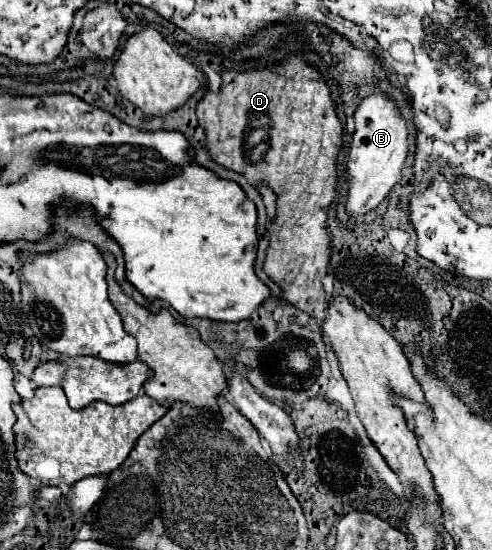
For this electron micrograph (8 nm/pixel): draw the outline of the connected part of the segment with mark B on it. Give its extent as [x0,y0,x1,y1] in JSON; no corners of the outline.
[346,95,408,217]

